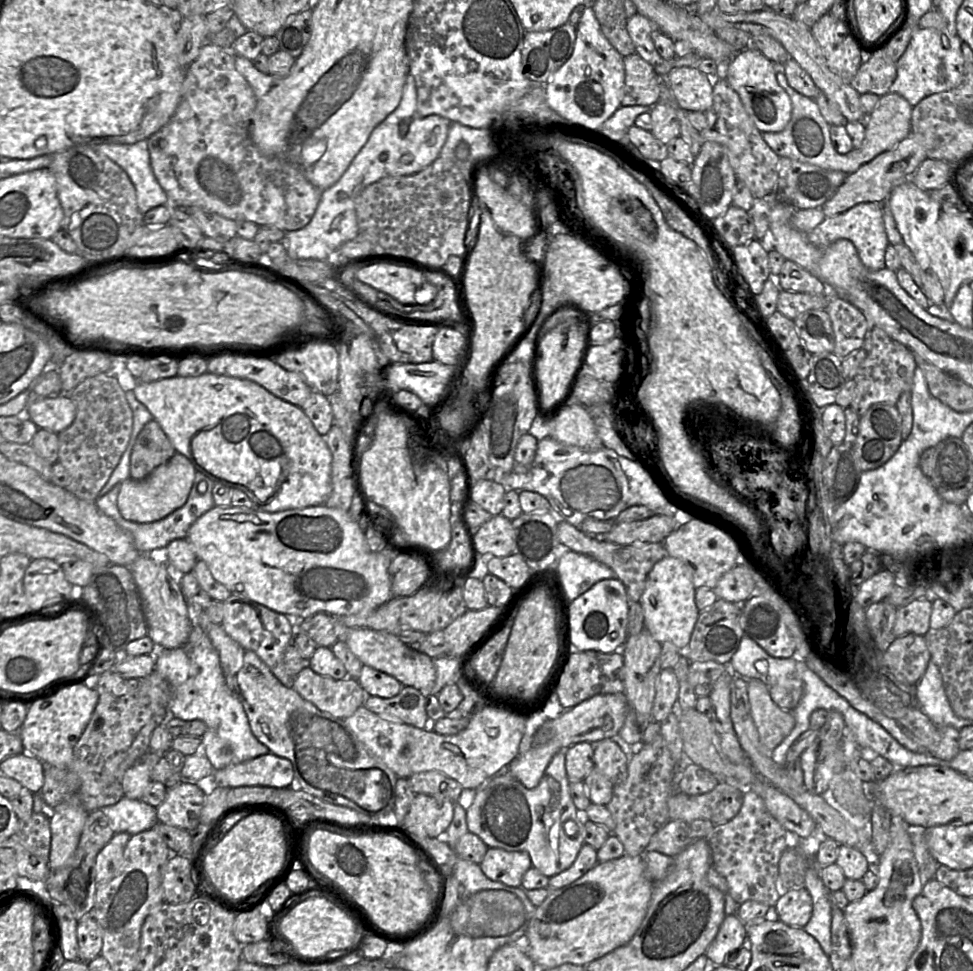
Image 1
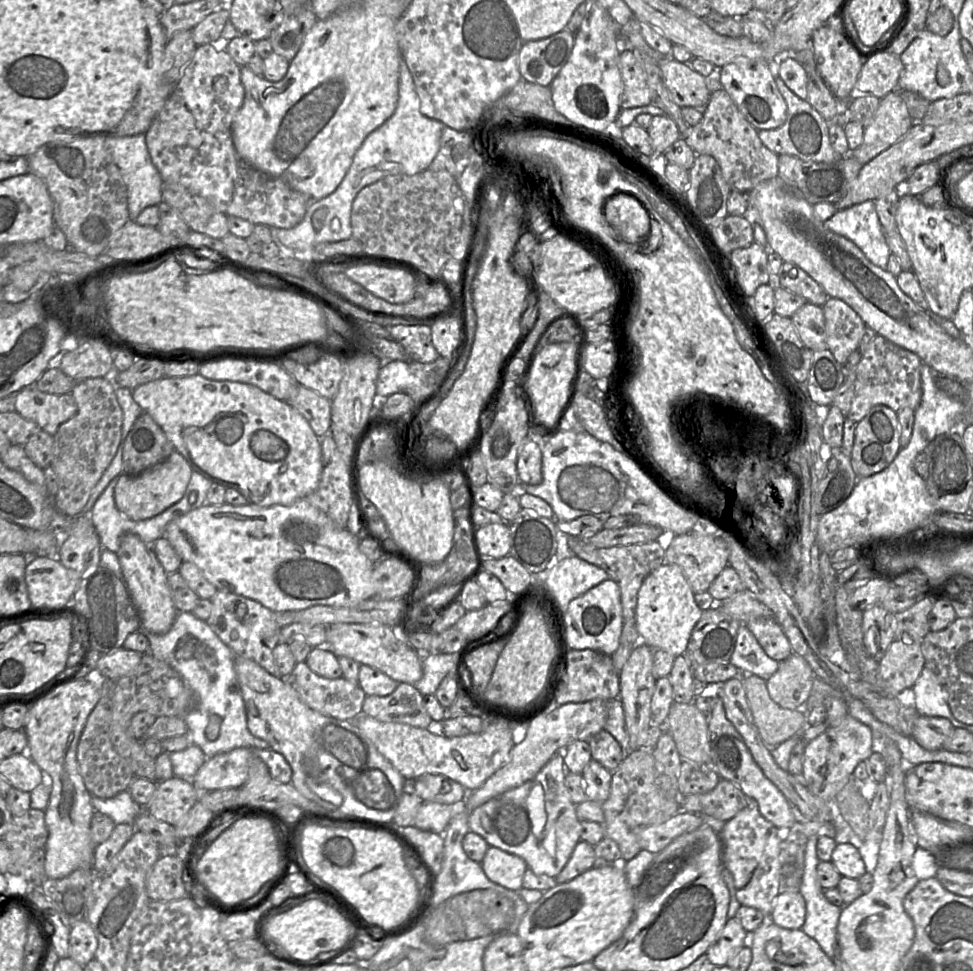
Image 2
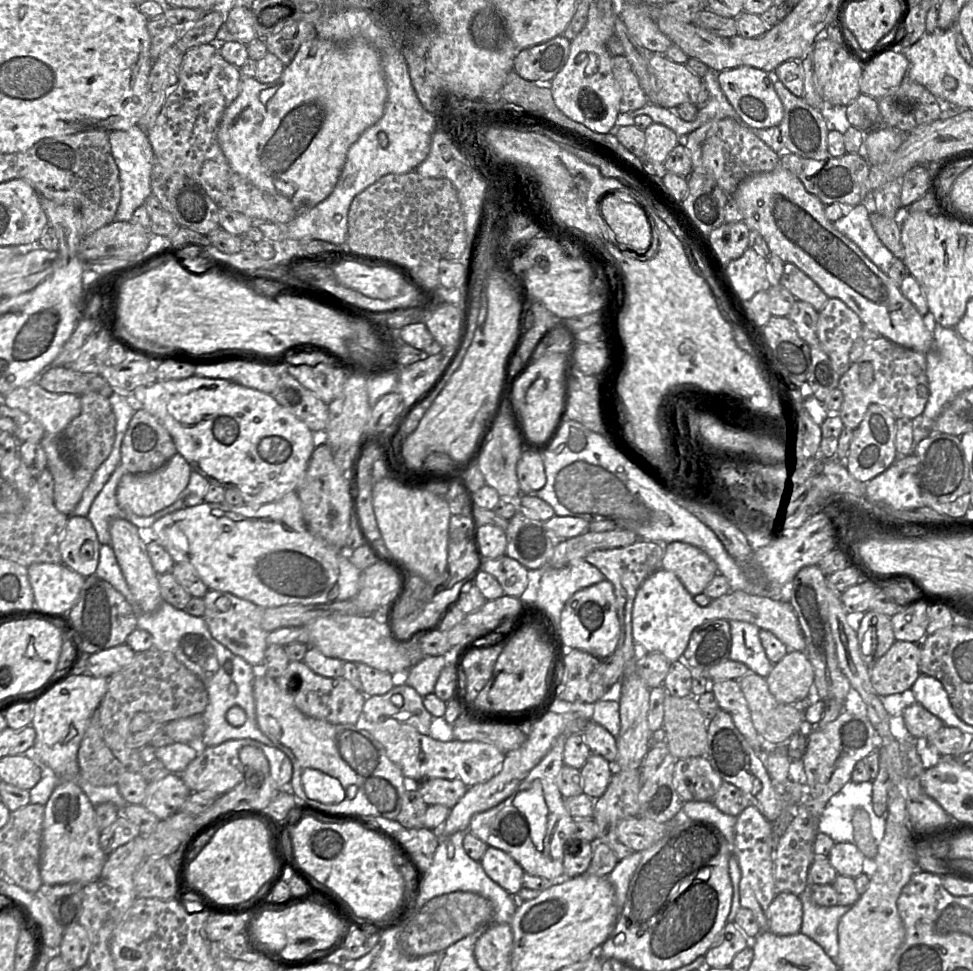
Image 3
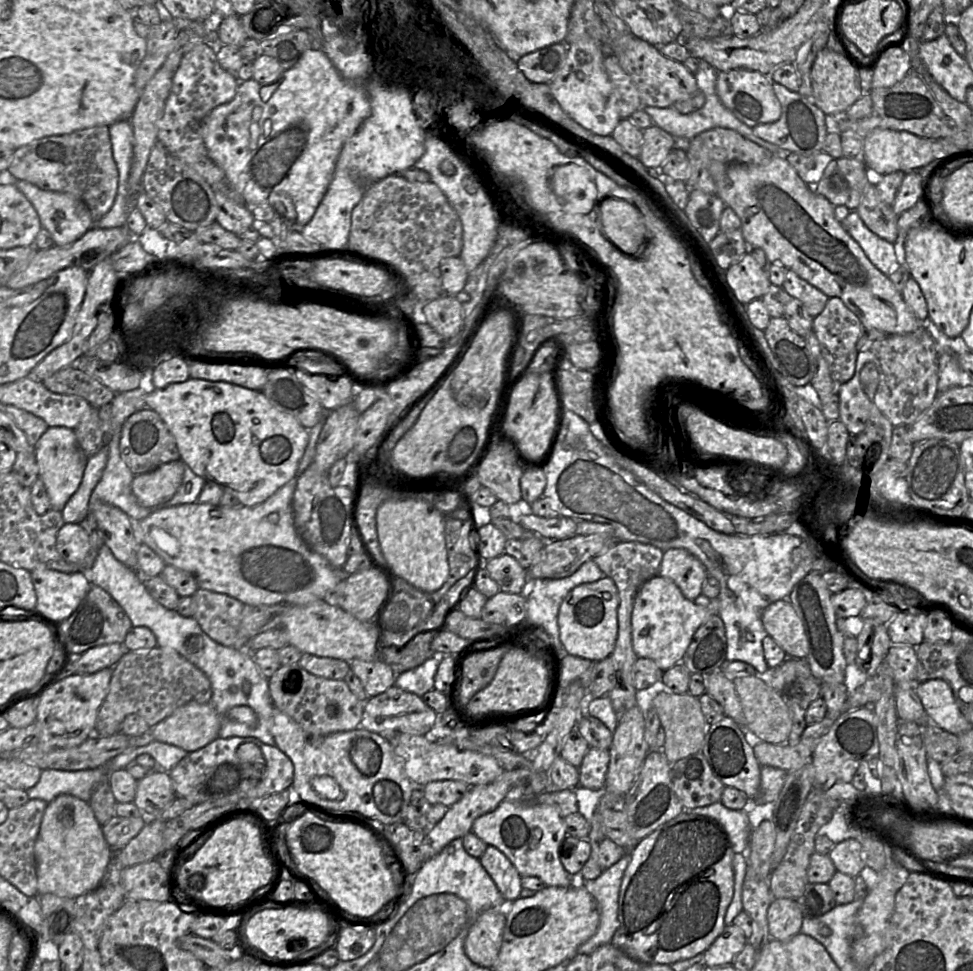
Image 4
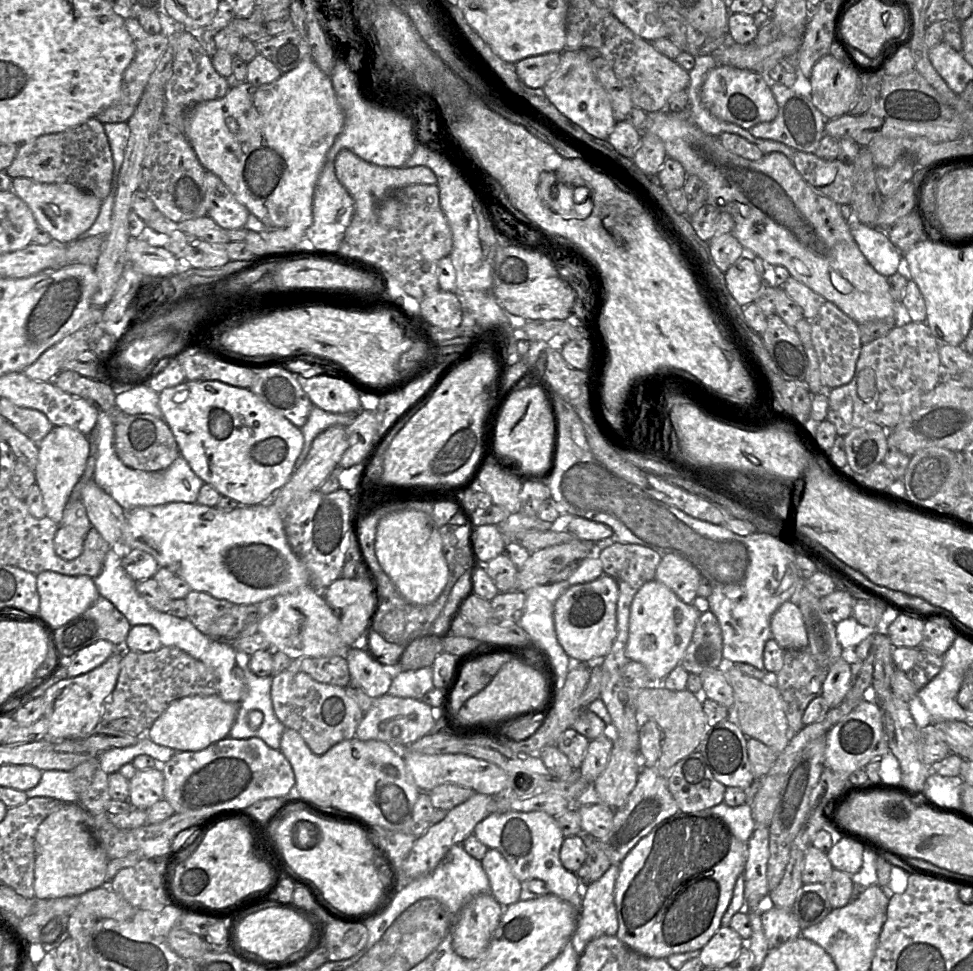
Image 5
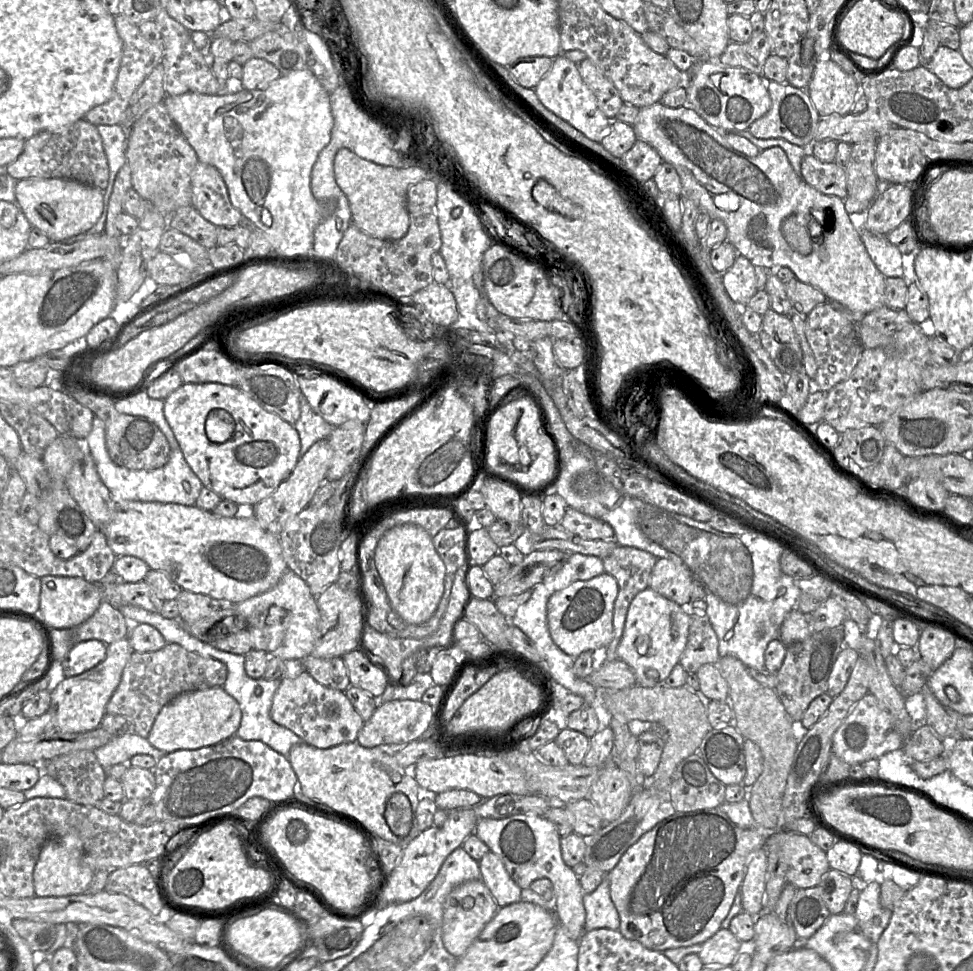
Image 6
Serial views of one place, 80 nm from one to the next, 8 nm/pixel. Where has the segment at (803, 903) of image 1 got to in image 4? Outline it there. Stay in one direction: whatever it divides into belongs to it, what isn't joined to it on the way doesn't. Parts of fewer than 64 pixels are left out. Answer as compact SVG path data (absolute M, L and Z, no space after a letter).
M774 898L767 912L770 937L780 941L793 937L800 933L803 919L797 900Z

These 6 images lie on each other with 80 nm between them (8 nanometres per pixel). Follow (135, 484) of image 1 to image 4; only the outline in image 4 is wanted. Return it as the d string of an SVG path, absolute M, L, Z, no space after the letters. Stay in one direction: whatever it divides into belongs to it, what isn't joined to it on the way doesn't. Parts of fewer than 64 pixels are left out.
M179 459L157 469L135 475L131 490L137 502L147 508L157 508L169 501L182 483L184 462Z

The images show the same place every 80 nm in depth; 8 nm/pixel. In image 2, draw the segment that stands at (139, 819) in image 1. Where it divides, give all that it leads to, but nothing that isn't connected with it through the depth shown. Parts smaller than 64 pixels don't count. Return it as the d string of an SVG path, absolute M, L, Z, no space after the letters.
M127 790L108 799L91 796L91 804L95 811L109 816L115 825L134 825L136 817L145 811L143 806L133 800Z

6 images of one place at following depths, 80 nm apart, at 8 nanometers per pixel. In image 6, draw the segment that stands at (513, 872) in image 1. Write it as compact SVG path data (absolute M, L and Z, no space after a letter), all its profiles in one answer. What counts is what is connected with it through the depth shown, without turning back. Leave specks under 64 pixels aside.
M489 851L479 861L481 880L487 886L498 907L521 901L522 889L507 872L502 859Z

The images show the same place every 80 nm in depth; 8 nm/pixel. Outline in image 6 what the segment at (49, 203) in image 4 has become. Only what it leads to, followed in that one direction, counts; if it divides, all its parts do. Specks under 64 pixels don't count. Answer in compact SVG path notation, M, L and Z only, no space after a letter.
M26 178L17 181L15 196L31 227L39 228L51 240L61 242L92 228L103 211L104 190L66 178Z

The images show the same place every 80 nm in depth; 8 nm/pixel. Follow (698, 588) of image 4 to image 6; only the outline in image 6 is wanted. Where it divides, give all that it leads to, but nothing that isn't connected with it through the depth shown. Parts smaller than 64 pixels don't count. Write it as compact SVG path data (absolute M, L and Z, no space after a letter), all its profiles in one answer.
M657 558L649 588L678 605L691 601L693 579L689 571L671 559Z

